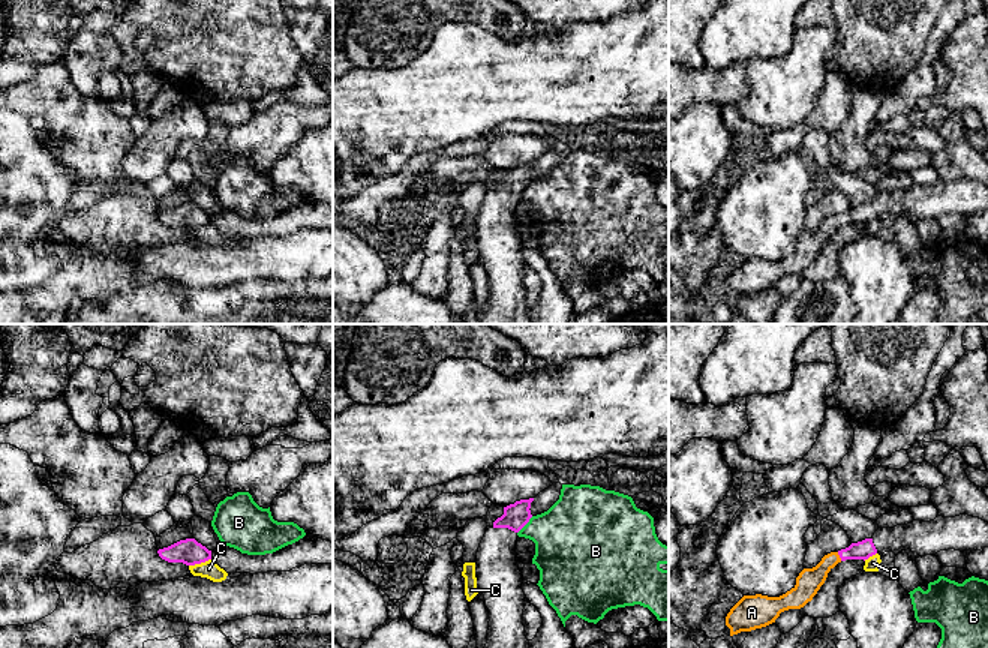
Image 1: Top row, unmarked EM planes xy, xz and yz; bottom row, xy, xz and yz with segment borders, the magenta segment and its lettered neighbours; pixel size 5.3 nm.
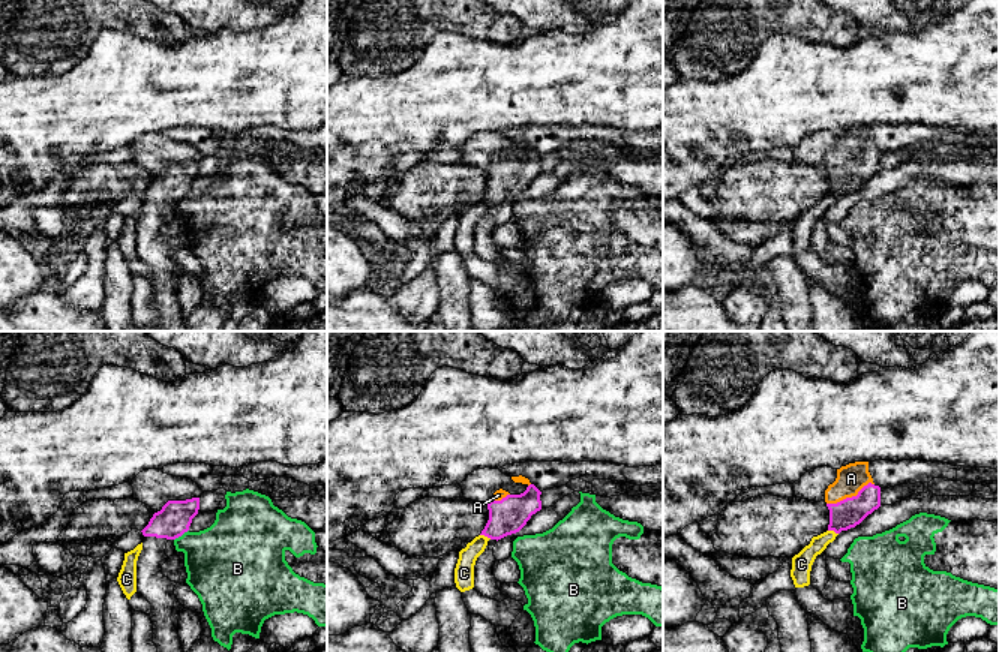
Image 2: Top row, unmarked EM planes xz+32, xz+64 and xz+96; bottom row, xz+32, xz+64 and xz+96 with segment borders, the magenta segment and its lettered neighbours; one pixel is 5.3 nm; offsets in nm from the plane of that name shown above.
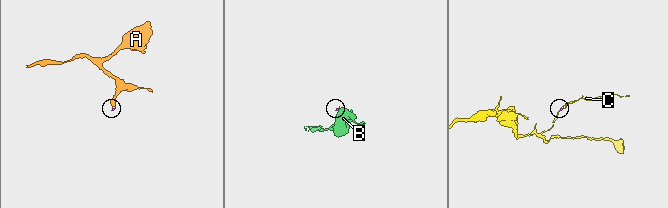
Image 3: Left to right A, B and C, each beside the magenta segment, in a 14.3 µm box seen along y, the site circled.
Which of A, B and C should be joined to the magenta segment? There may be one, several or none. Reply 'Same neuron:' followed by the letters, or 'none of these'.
Same neuron: A

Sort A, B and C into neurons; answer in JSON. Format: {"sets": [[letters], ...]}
{"sets": [["A"], ["B"], ["C"]]}

